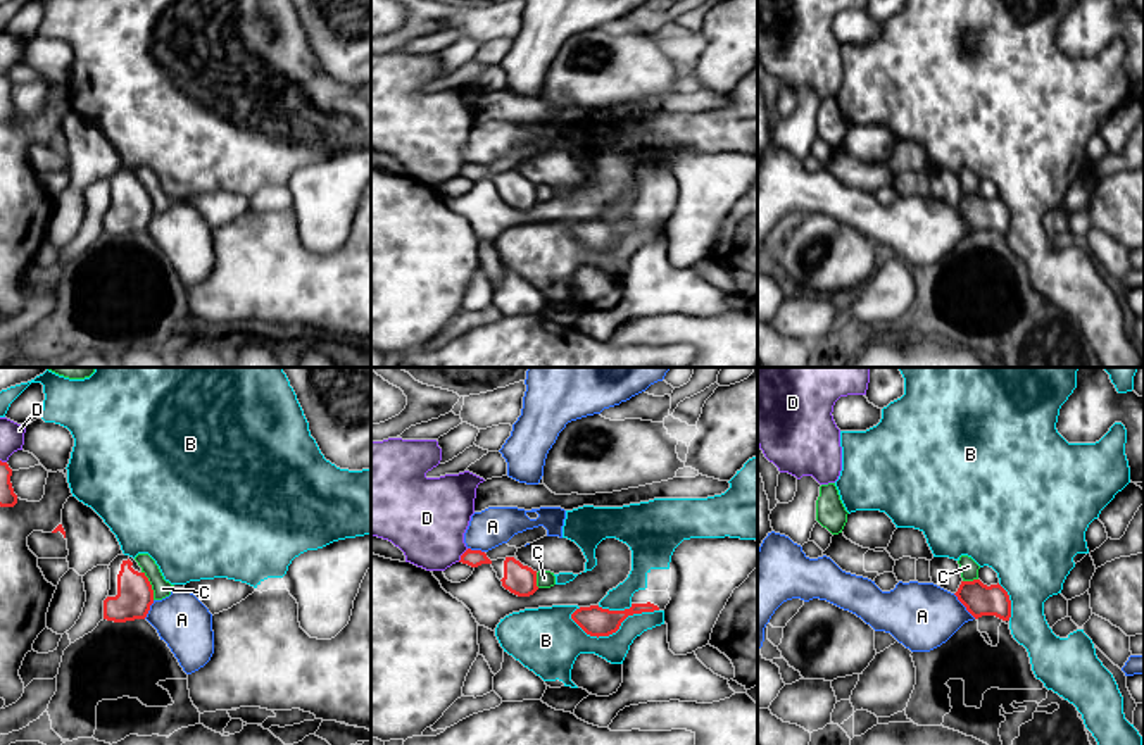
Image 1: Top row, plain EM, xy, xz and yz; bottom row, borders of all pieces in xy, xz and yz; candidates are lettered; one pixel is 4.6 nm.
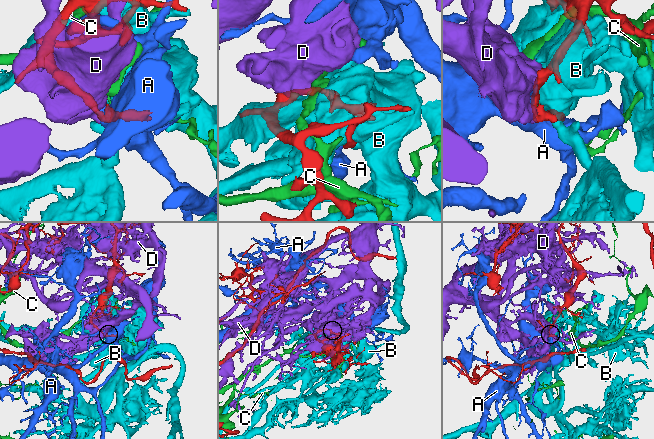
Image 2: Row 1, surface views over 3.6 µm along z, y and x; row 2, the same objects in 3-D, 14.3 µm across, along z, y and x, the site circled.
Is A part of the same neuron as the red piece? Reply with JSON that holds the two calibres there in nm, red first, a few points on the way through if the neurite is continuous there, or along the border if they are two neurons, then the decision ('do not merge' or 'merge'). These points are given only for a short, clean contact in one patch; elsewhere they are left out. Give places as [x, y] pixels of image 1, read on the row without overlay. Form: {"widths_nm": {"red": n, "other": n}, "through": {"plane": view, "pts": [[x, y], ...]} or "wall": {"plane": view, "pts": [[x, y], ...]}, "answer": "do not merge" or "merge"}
{"widths_nm": {"red": 150, "other": 320}, "answer": "do not merge"}

